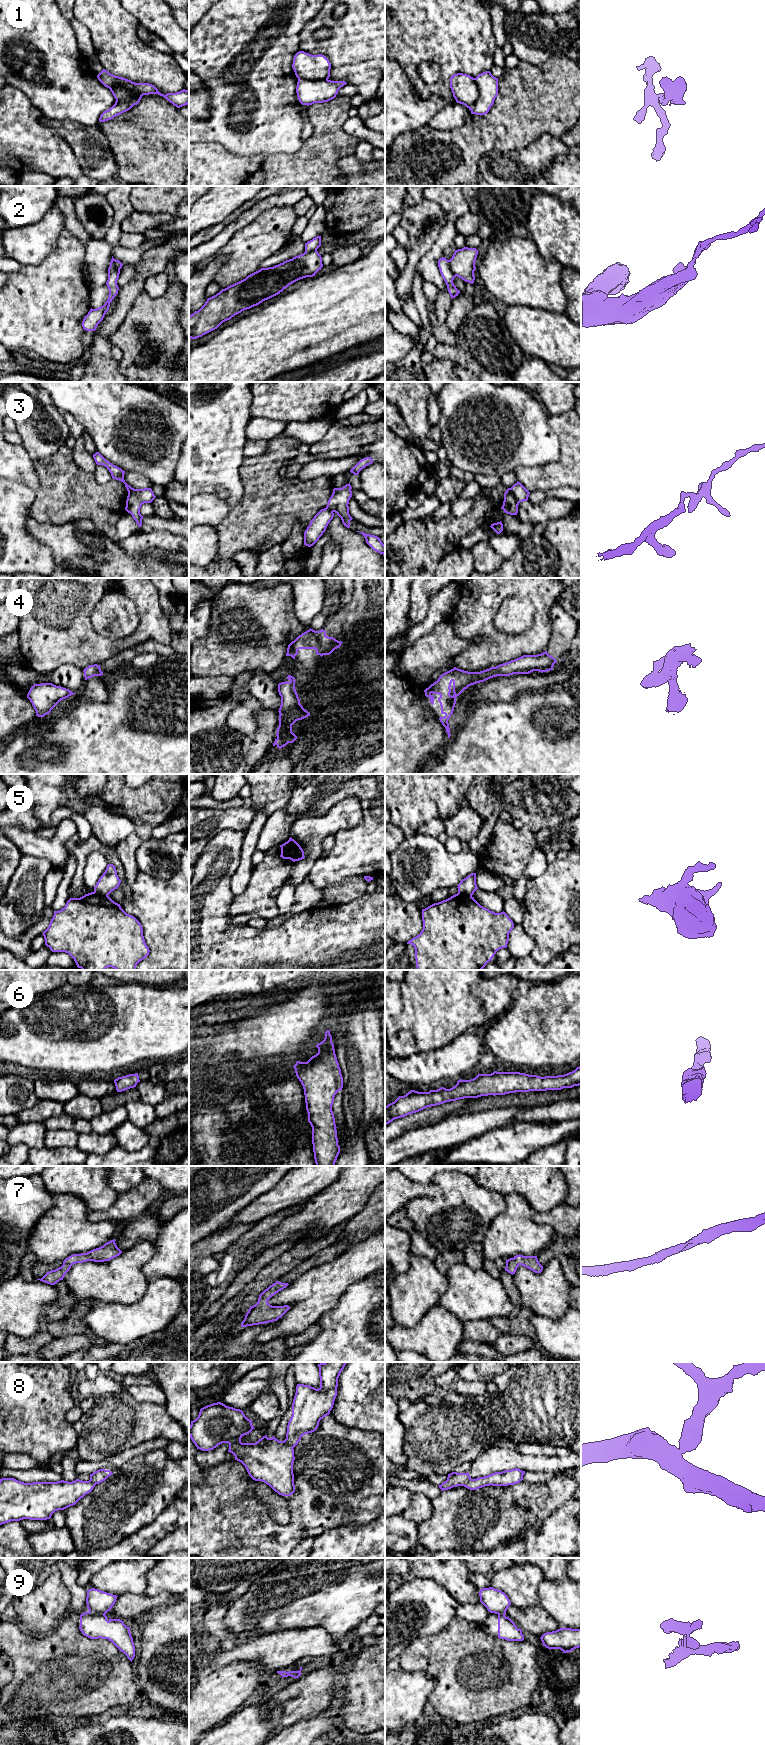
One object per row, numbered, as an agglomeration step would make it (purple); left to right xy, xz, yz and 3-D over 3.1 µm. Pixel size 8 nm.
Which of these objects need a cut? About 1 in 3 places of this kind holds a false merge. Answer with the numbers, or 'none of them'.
1, 2, 3, 5, 8, 9

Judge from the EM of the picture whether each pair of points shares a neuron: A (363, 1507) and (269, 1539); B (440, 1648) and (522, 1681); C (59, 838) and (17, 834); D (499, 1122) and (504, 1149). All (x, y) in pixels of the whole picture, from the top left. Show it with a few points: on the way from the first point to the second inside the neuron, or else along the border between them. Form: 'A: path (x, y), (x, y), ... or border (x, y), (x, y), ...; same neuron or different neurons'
A: path (340, 1507), (336, 1509), (318, 1509), (292, 1534); same neuron
B: path (460, 1657), (474, 1671), (502, 1671); same neuron
C: path (49, 843), (27, 842); same neuron
D: border (516, 1122), (486, 1131), (478, 1136); different neurons

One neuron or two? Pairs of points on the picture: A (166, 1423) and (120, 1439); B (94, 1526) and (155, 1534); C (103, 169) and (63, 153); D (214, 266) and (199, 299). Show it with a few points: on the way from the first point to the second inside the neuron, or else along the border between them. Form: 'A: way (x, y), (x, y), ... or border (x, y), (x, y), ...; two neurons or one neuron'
A: way (155, 1423), (141, 1423), (131, 1431); one neuron
B: border (156, 1517), (117, 1543); two neurons
C: border (63, 138), (72, 150), (83, 174); two neurons
D: way (206, 274), (199, 281), (199, 291); one neuron

